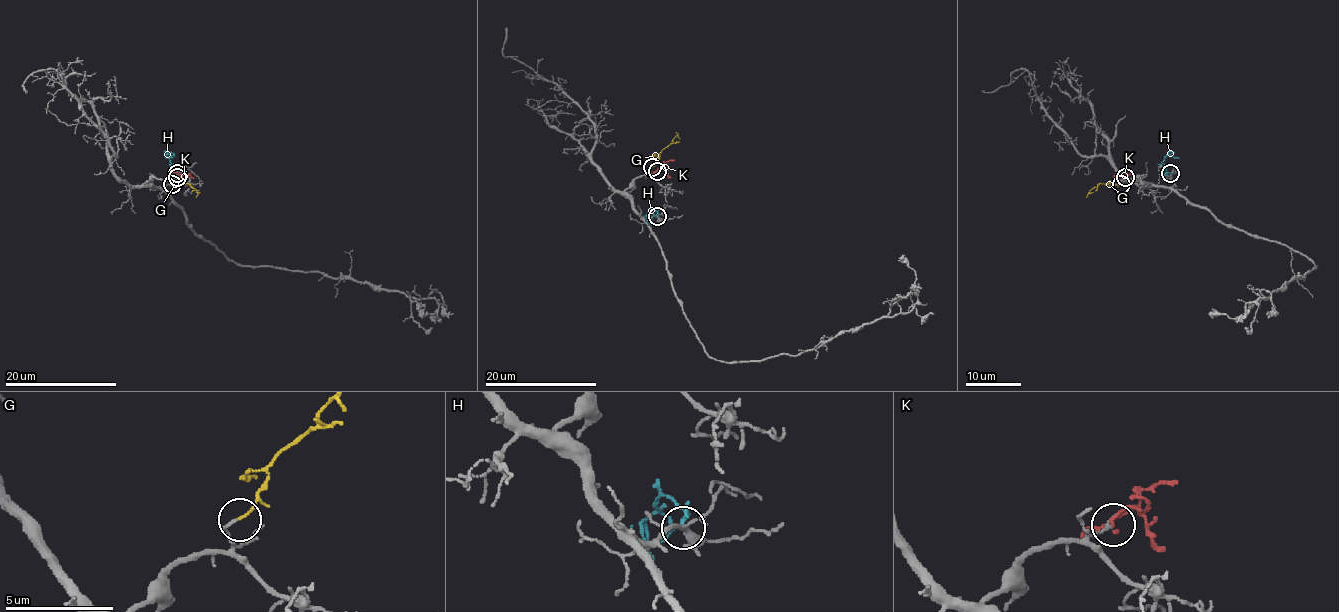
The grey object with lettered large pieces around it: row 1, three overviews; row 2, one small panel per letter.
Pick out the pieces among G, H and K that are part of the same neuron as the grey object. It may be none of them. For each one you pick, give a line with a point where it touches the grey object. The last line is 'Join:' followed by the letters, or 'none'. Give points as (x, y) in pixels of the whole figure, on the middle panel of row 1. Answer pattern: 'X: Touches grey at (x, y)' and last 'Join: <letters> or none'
G: Touches grey at (652, 167)
Join: G

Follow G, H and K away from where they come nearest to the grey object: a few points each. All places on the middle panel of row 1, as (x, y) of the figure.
G: (653, 167), (660, 153), (676, 135), (675, 132)
H: (657, 216), (651, 207), (647, 214), (649, 224)
K: (657, 171), (665, 161), (674, 160)

